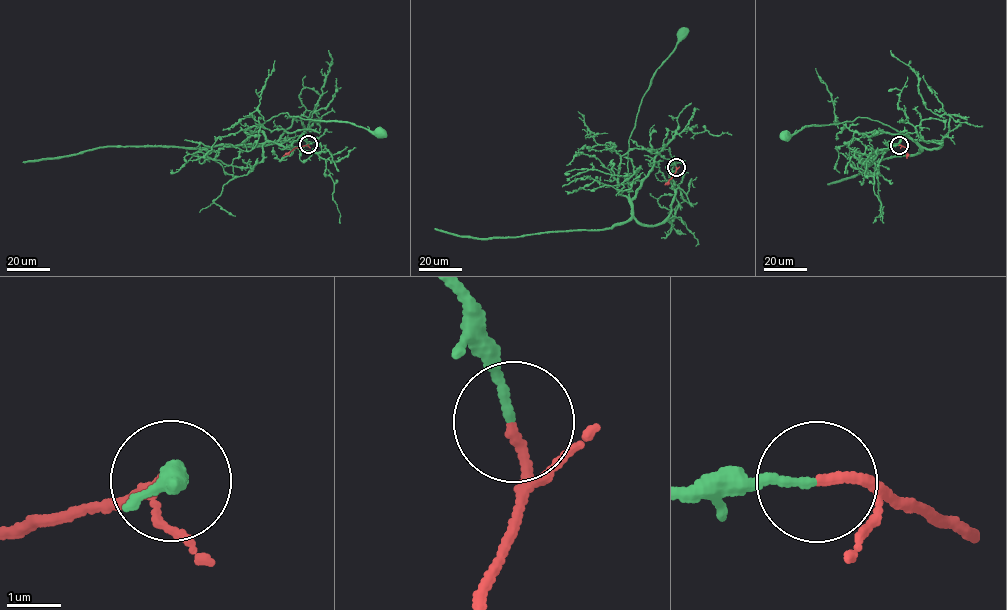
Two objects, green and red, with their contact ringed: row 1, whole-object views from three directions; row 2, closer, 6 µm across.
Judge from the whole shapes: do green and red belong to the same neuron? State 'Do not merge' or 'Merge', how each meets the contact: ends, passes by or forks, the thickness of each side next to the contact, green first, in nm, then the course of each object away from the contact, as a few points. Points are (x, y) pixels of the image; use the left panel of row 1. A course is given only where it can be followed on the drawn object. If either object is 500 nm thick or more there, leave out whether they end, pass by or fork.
Merge. At the ring green ends. At the ring red ends. Thickness 150 nm (green) against 170 nm. Course of green: (308, 144), (285, 146), (254, 131), (287, 112), (291, 117), (350, 122), (379, 131). Course of red: (308, 144), (283, 156)

